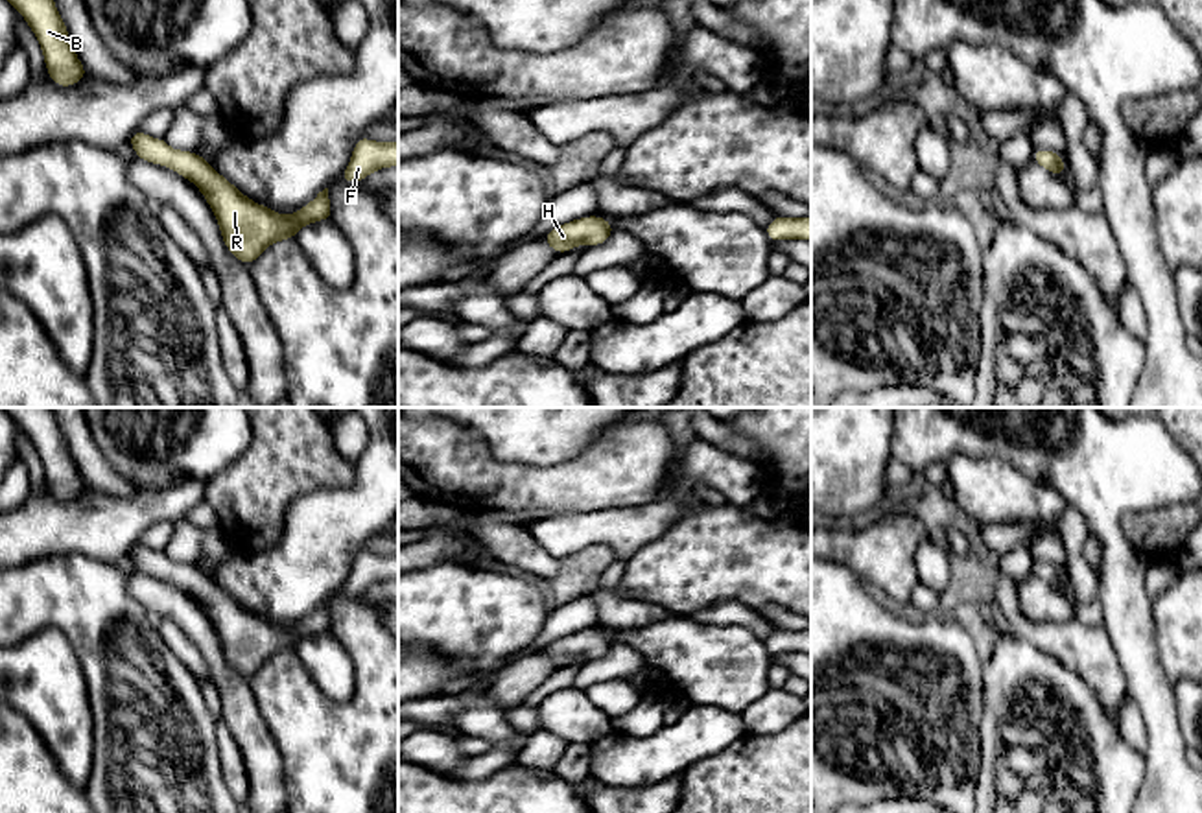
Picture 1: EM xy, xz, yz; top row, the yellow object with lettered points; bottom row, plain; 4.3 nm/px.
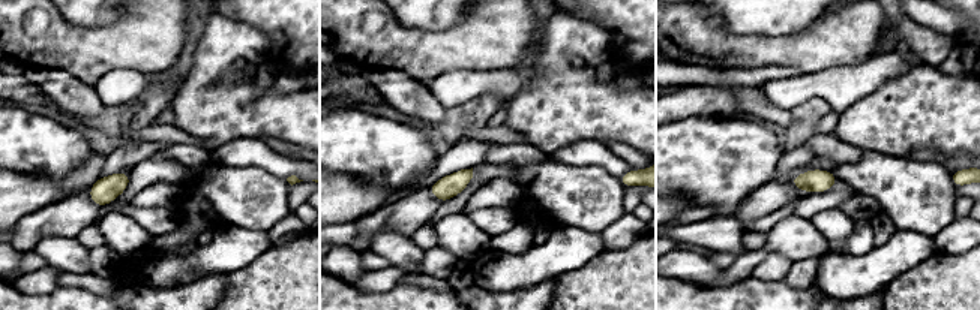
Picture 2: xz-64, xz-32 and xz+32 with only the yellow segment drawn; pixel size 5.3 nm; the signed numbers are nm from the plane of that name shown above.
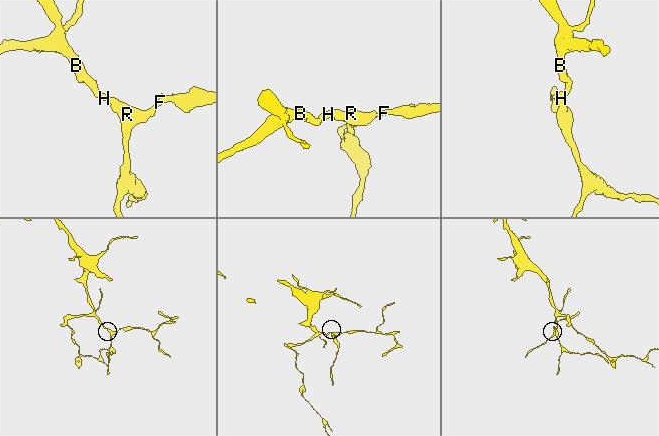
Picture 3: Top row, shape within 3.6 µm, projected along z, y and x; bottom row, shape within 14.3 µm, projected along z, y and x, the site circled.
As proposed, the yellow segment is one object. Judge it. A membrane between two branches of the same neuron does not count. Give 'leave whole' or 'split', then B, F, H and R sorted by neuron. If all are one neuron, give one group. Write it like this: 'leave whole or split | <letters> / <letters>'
leave whole | B F H R

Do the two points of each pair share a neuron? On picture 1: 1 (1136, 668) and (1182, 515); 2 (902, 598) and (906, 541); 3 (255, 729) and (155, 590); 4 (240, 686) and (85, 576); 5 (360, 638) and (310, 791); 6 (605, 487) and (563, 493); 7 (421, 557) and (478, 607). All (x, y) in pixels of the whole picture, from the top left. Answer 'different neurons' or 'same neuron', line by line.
1: different neurons
2: same neuron
3: same neuron
4: different neurons
5: same neuron
6: same neuron
7: different neurons

